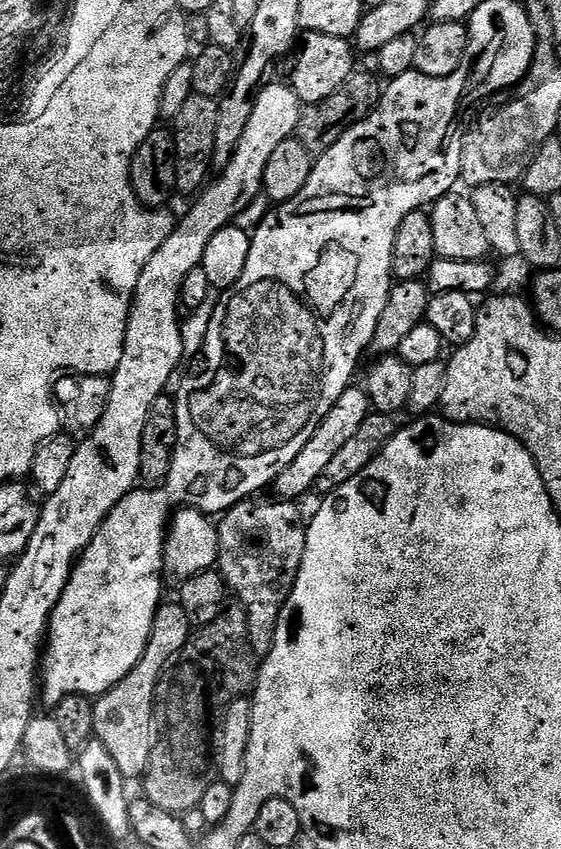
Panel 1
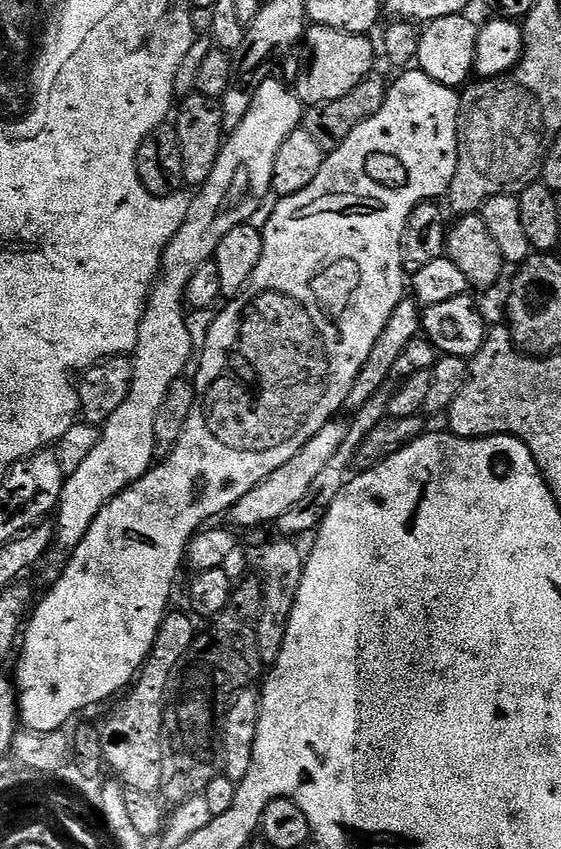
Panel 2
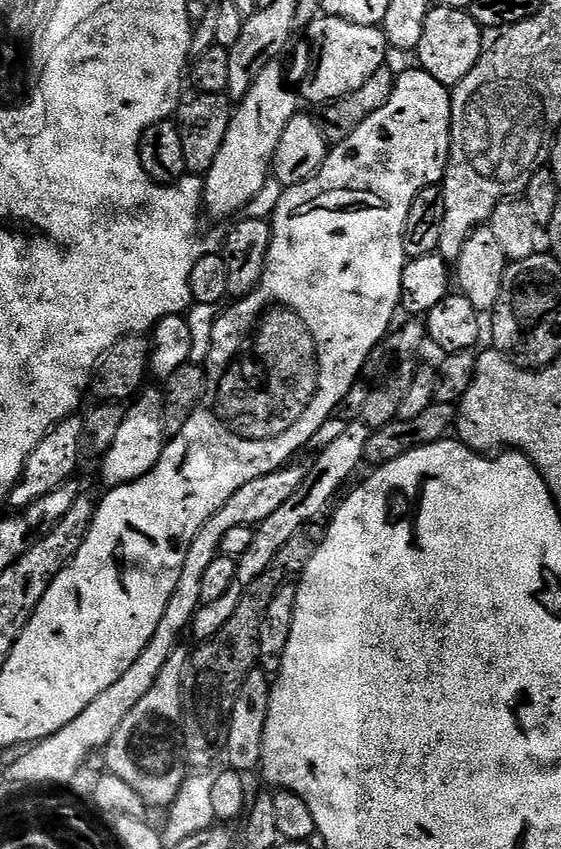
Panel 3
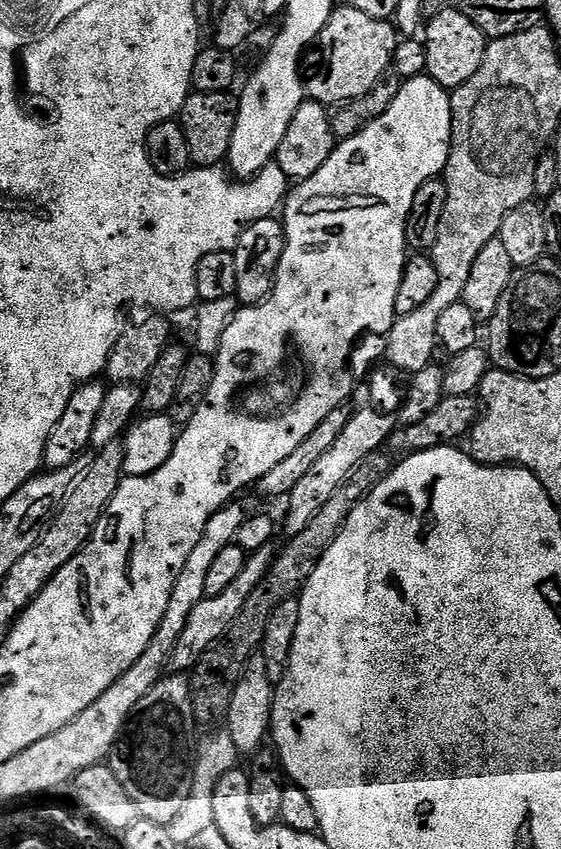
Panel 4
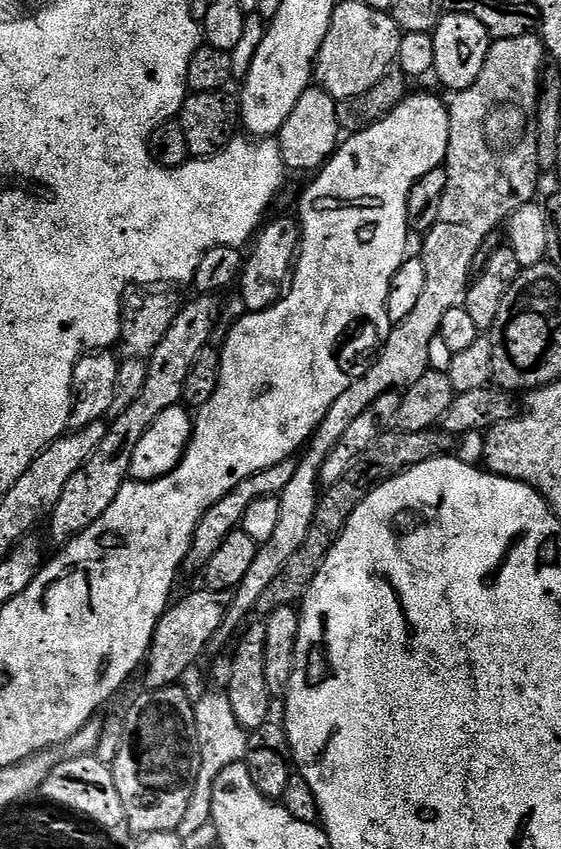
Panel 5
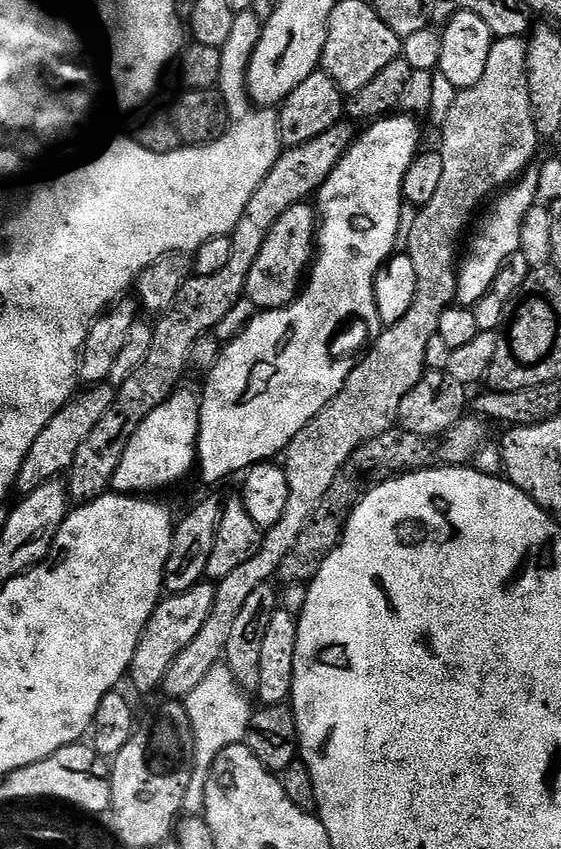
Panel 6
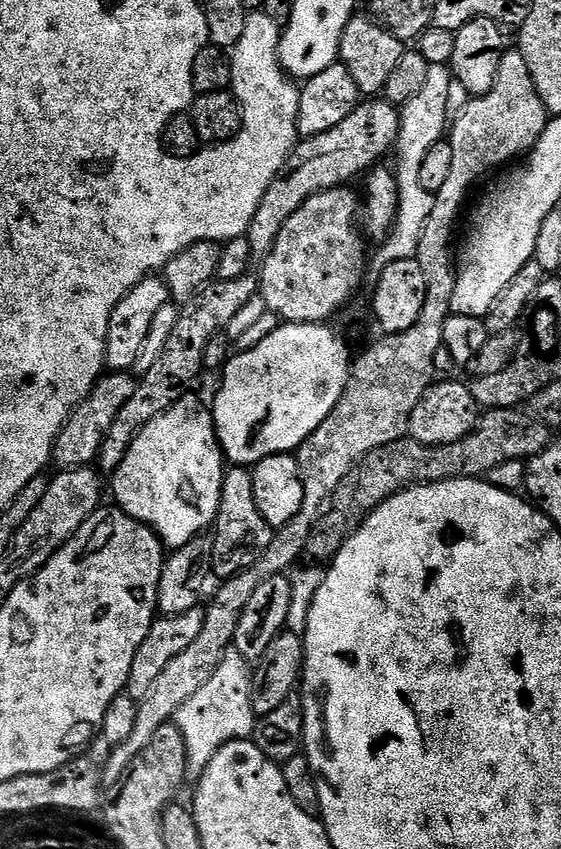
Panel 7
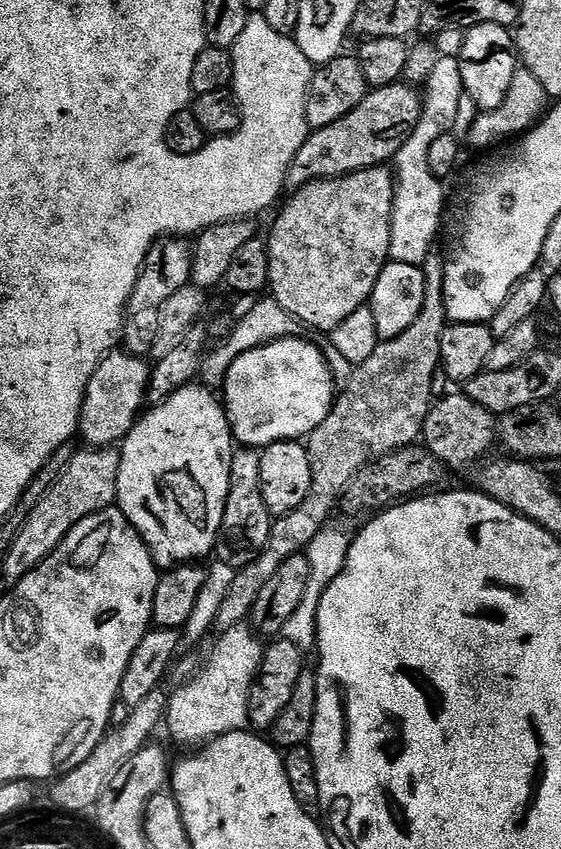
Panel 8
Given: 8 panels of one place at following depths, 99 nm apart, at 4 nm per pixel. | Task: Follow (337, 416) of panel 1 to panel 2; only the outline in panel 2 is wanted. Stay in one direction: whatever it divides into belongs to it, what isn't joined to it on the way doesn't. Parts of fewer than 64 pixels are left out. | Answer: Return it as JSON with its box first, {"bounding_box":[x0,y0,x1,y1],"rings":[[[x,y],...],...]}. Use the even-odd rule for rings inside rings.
{"bounding_box":[230,418,348,529],"rings":[[[340,418],[329,420],[326,426],[322,426],[322,430],[318,430],[318,434],[310,438],[310,442],[306,442],[306,446],[302,446],[302,450],[298,450],[298,454],[294,454],[294,458],[290,458],[290,462],[286,462],[286,466],[262,478],[262,482],[258,482],[254,490],[249,490],[246,494],[242,494],[242,498],[238,498],[238,502],[230,510],[230,517],[232,516],[233,522],[237,524],[235,527],[237,529],[256,528],[259,524],[275,525],[279,522],[282,514],[286,514],[286,510],[298,506],[298,502],[306,498],[315,476],[338,452],[338,446],[342,444],[347,433],[348,424],[345,421],[340,421]]]}

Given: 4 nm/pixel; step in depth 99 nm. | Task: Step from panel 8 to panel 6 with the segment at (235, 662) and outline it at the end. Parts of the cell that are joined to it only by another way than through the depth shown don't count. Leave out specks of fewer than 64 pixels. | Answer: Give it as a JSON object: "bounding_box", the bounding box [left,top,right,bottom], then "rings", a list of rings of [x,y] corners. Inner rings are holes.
{"bounding_box":[183,662,254,817],"rings":[[[221,662],[214,666],[214,670],[210,670],[210,674],[206,674],[206,679],[183,701],[190,726],[194,730],[194,774],[190,778],[190,790],[186,790],[185,817],[204,815],[206,782],[214,762],[227,748],[245,743],[254,711],[253,705],[248,705],[248,700],[249,697],[238,686],[238,682],[234,682],[234,674],[228,669],[227,663]]]}

